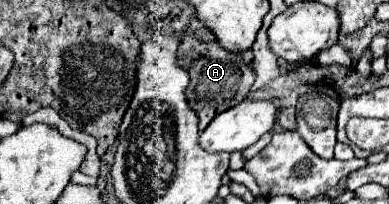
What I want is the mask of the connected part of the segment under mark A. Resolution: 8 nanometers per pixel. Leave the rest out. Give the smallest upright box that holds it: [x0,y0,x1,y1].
[178,35,254,129]

